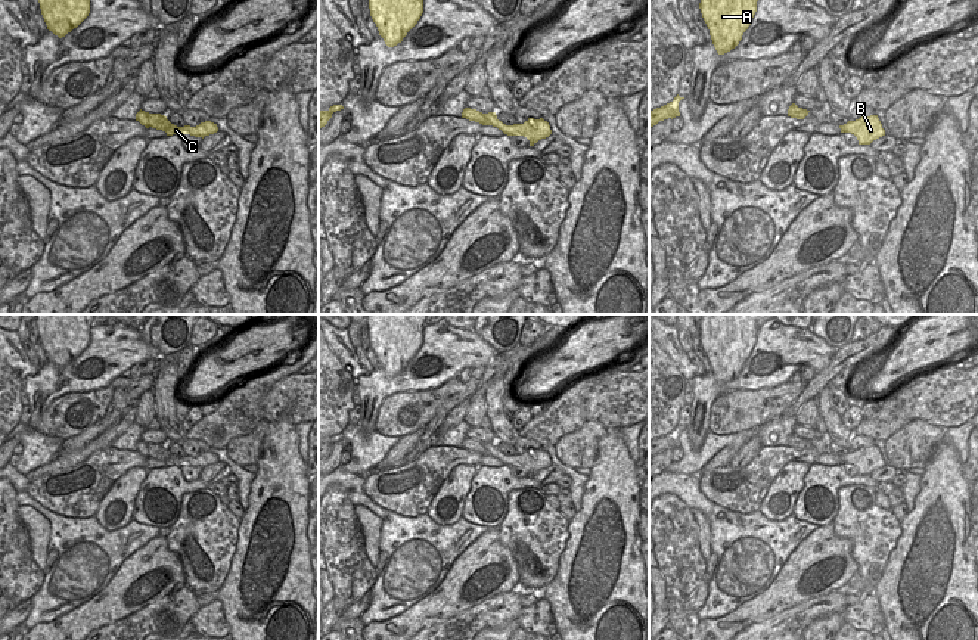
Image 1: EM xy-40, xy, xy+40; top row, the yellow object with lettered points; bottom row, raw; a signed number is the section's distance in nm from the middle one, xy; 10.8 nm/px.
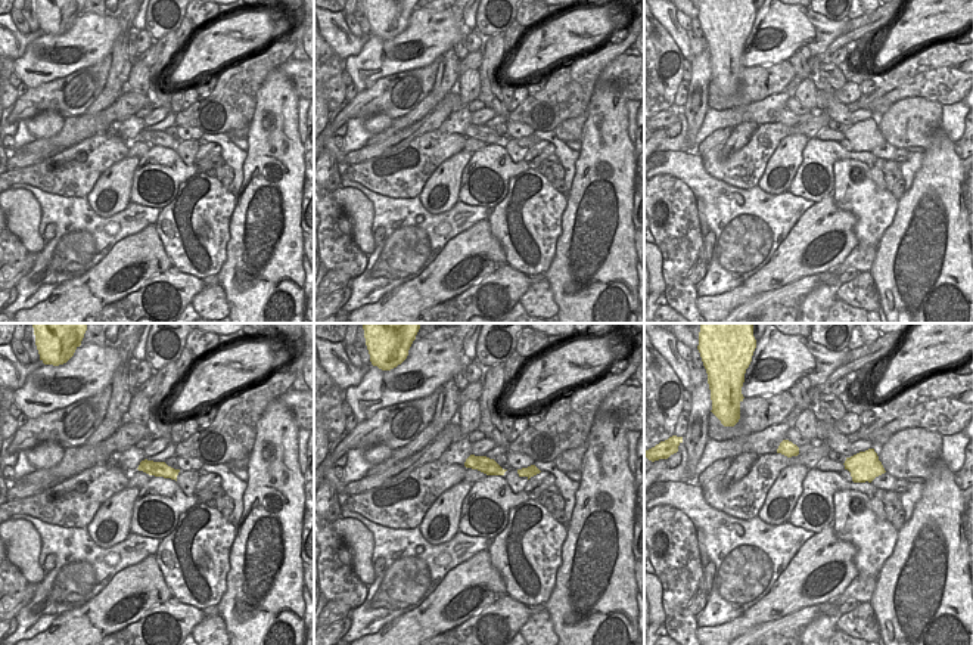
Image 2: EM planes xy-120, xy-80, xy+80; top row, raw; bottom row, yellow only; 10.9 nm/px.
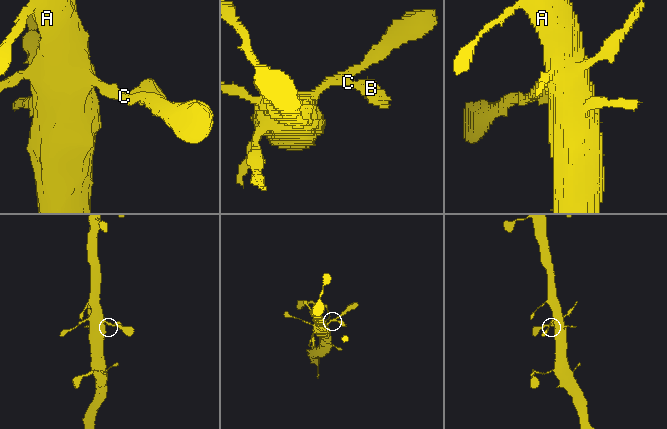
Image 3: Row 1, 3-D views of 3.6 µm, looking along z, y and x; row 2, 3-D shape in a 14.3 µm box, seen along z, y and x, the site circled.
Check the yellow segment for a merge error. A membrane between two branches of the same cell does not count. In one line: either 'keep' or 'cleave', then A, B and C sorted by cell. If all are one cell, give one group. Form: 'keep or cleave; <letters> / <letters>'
keep; A B C

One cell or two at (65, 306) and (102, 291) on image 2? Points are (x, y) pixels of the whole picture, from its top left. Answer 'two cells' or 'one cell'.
one cell

